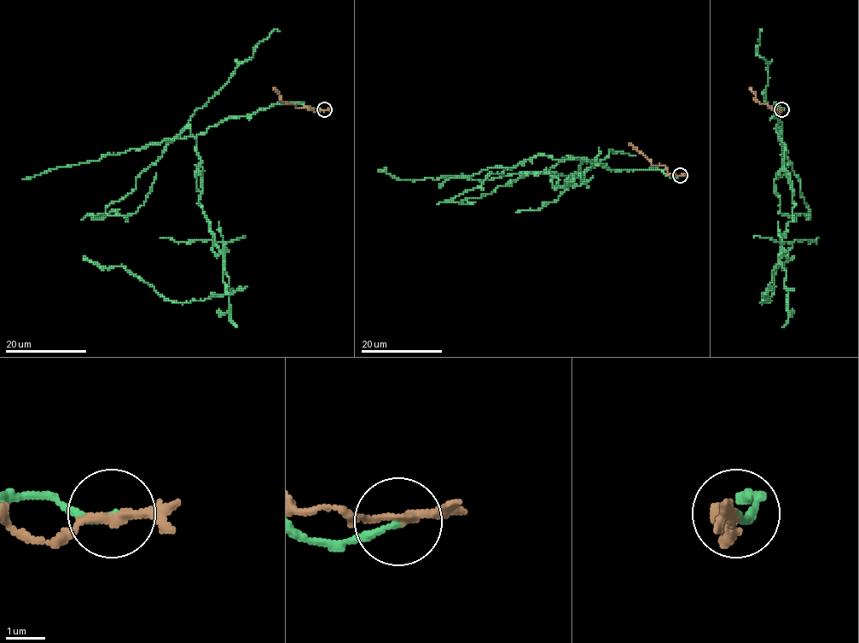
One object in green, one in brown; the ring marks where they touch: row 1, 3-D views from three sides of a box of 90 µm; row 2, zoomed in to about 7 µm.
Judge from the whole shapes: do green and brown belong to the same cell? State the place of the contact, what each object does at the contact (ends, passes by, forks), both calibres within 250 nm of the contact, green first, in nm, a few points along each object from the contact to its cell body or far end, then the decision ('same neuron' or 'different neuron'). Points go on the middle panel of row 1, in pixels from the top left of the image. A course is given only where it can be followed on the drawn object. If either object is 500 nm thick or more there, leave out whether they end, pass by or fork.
at (680, 175); green ends there; brown passes by; 200 nm thick on the green side, 200 nm on the other; green runs (680, 175), (597, 165), (552, 173), (554, 188), (582, 160), (536, 154), (438, 188); brown runs (680, 175), (671, 174), (663, 165), (652, 165), (629, 144); different neuron

